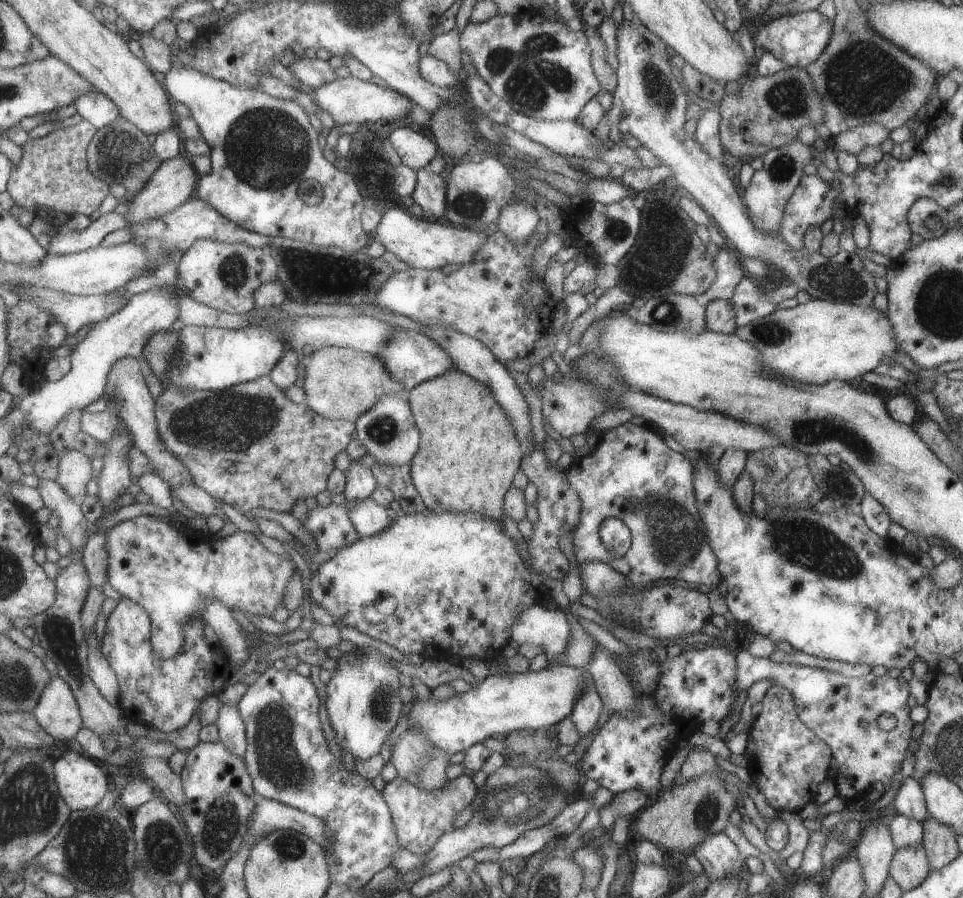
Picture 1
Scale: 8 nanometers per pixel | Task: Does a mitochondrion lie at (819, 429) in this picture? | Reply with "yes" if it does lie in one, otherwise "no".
yes

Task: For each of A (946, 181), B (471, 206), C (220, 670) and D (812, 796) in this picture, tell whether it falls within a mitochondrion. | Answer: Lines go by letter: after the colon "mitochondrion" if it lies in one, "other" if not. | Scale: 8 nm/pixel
A: mitochondrion
B: mitochondrion
C: other
D: other

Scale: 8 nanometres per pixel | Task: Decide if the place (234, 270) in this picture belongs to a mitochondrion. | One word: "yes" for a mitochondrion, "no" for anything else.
yes

